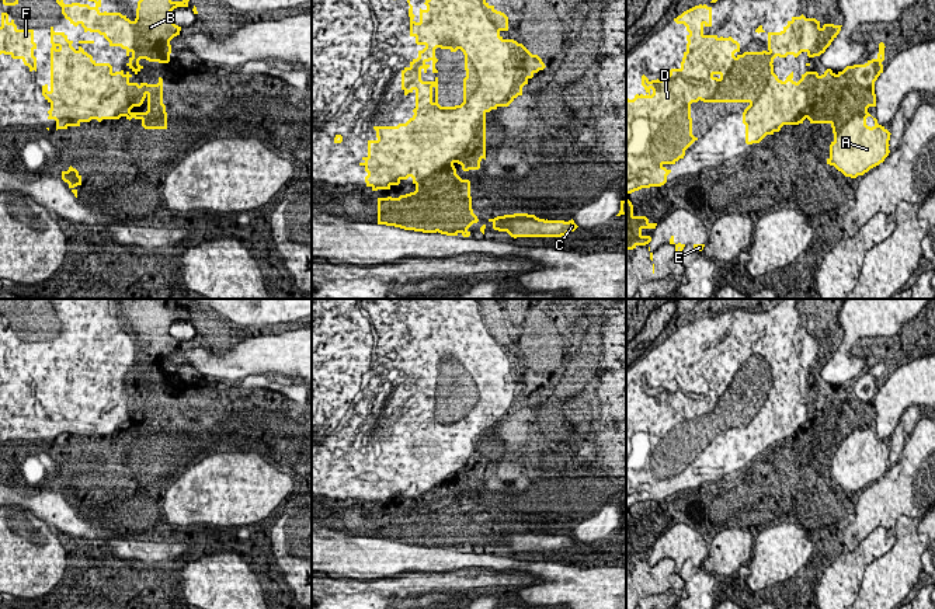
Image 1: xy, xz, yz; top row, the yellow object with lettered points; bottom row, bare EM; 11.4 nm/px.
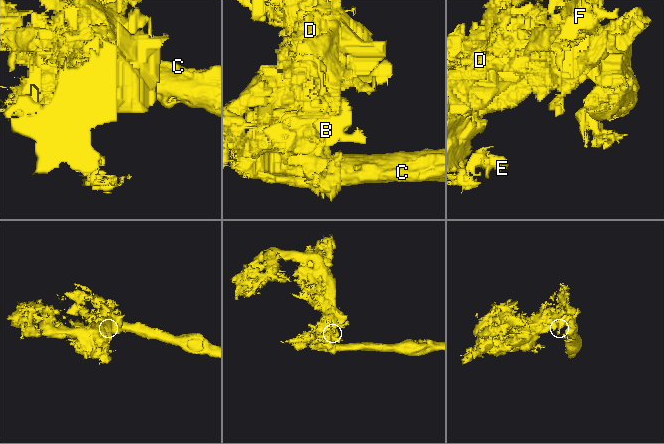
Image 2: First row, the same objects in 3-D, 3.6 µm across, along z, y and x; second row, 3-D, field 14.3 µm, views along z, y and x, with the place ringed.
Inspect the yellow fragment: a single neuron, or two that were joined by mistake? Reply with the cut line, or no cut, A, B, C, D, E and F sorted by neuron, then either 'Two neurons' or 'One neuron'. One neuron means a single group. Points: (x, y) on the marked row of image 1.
Split along xy (142, 87), (127, 90), (127, 108), (121, 115). Groups: A C / B D E F. Two neurons

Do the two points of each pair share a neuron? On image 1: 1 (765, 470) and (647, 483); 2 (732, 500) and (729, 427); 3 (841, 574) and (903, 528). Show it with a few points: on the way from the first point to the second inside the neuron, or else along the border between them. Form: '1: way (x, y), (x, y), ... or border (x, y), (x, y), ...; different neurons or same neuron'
1: border (729, 473), (699, 489); different neurons
2: border (729, 473), (699, 489); different neurons
3: border (893, 533), (894, 543), (872, 560); different neurons

